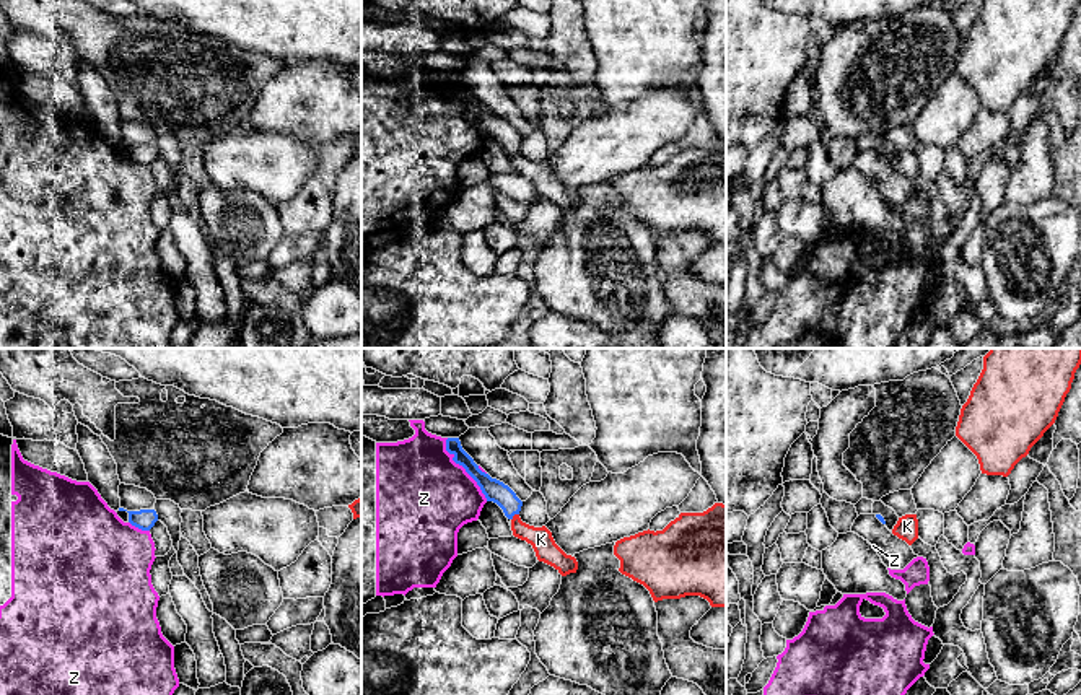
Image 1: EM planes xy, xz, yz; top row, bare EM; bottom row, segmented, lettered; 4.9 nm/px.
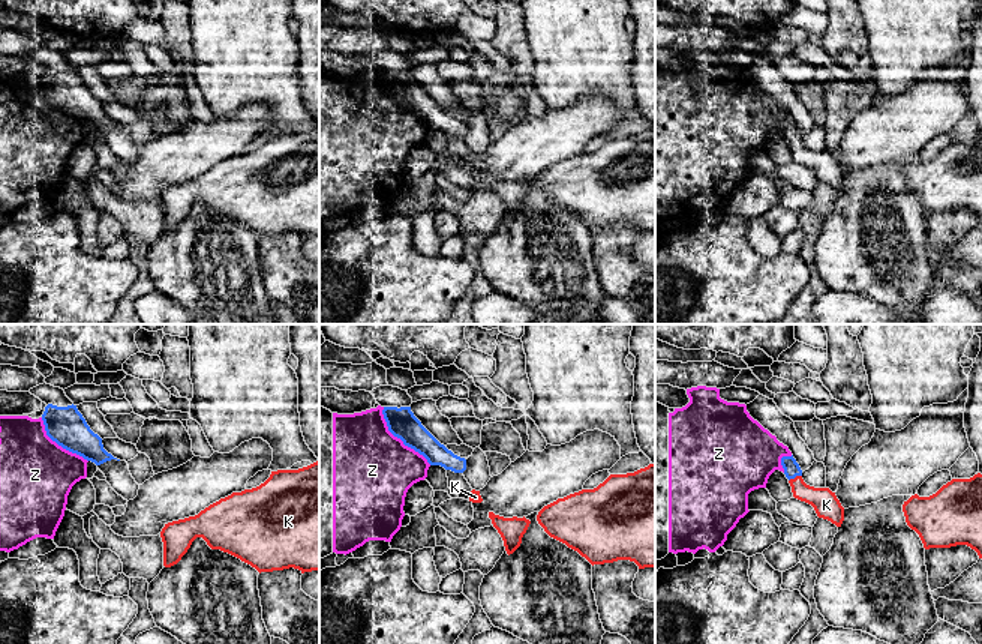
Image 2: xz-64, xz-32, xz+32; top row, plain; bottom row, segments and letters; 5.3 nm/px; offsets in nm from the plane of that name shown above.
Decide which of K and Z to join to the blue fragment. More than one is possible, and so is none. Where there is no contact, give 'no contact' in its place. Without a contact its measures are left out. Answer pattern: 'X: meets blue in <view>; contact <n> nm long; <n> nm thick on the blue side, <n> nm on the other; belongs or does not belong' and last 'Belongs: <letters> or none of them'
K: meets blue in xz; contact 50 nm long; 110 nm thick on the blue side, 120 nm on the other; belongs
Z: meets blue in xz; contact 380 nm long; 110 nm thick on the blue side, 460 nm on the other; does not belong
Belongs: K

